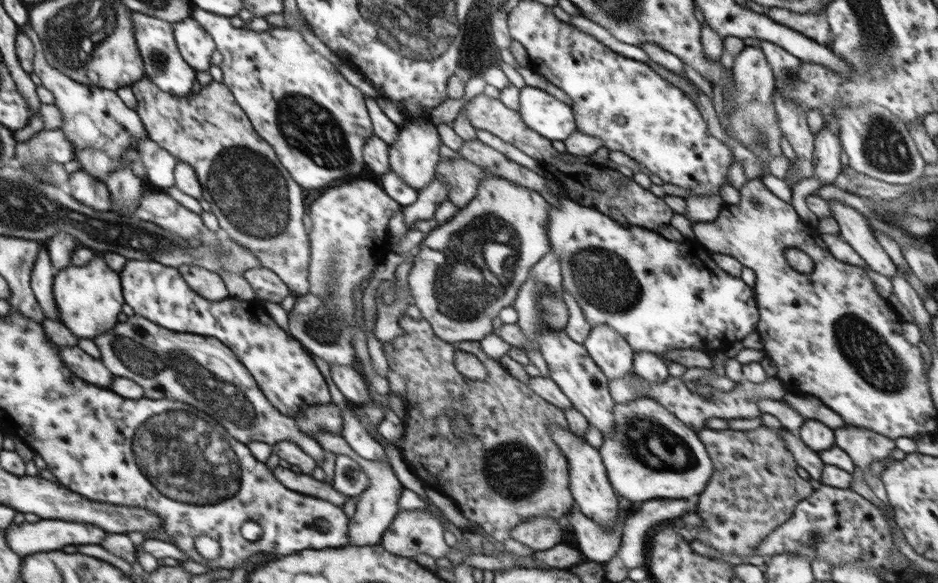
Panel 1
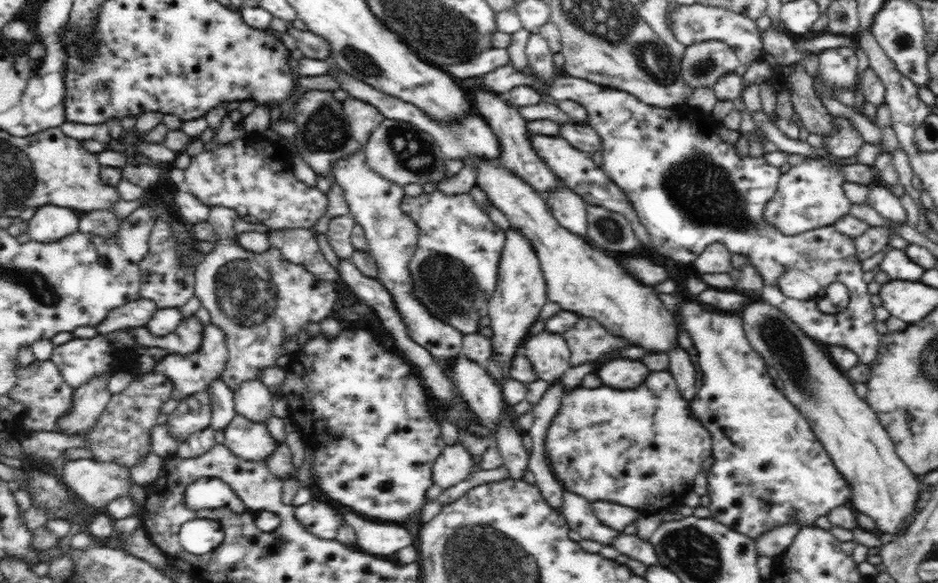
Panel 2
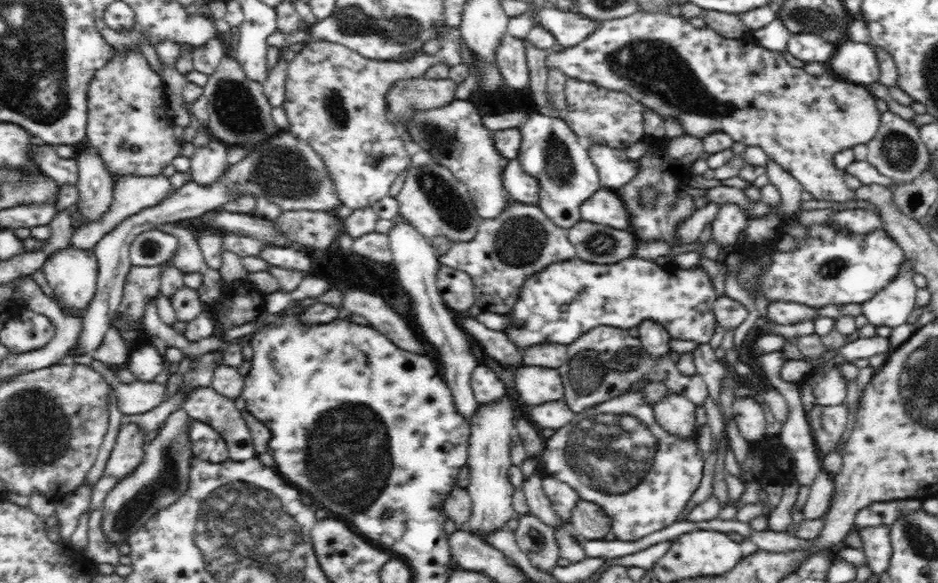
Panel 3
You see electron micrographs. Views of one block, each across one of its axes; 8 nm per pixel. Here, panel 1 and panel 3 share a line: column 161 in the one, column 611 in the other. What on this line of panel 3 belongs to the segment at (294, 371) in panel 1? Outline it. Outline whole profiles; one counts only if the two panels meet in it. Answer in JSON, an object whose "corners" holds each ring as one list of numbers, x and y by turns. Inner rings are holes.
{"corners":[[637,256,622,259,617,263,593,263,574,257,553,262,524,282,514,308,504,314,510,319,510,328,504,333,518,350,523,351,529,346,542,343,560,343,568,346,579,335,592,330,595,326,622,327,628,330,638,328,643,319,653,319,666,327,672,339,680,338,693,340,698,345,706,344,715,333,717,320,714,316,714,303,718,297,708,273,701,267,690,270,674,265,665,267]]}

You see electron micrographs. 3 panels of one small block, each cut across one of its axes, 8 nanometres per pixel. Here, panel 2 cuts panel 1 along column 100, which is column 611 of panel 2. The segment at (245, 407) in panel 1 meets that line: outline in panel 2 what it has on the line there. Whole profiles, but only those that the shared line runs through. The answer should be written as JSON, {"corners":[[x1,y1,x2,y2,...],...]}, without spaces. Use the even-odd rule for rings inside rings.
{"corners":[[580,316,578,322,561,335,565,338,571,352,570,367,596,363,597,369,606,362,622,358,618,355,620,350,630,345,630,341,615,337,605,326,590,317]]}

